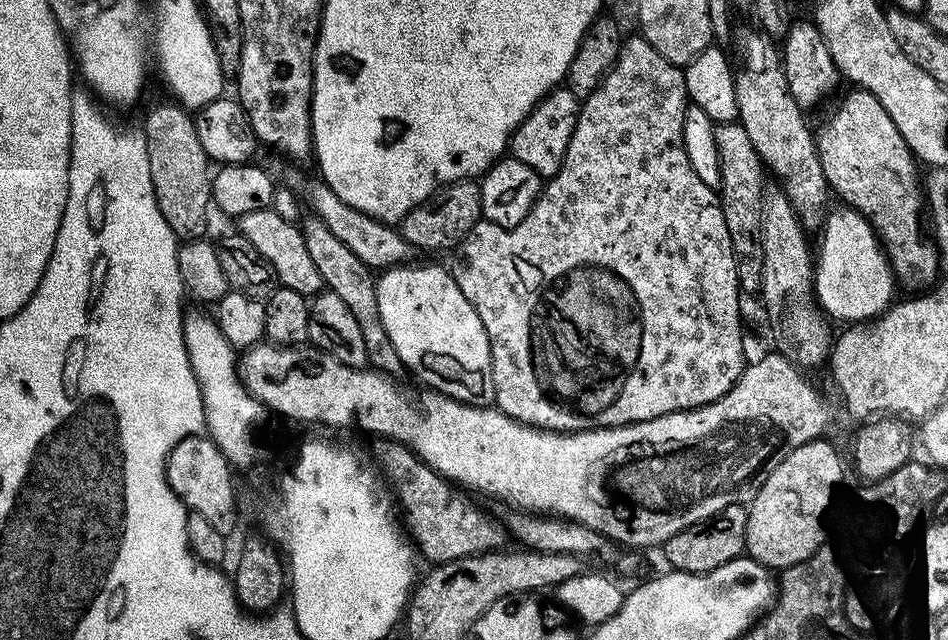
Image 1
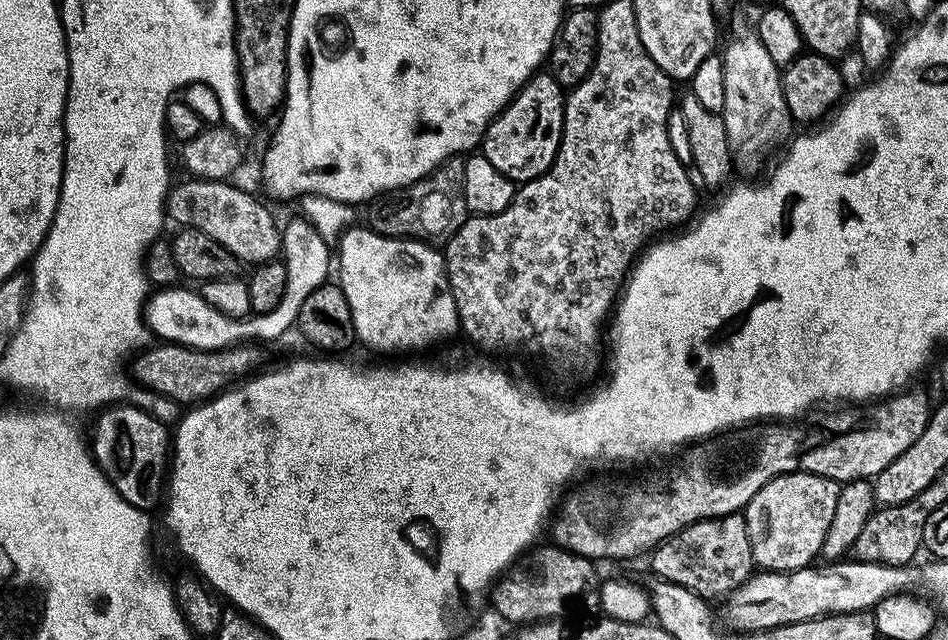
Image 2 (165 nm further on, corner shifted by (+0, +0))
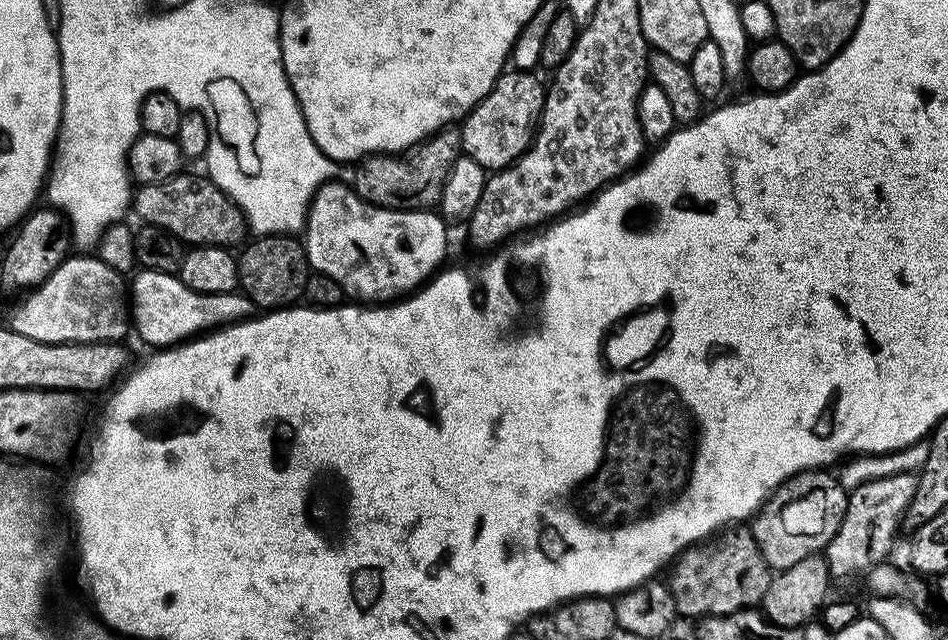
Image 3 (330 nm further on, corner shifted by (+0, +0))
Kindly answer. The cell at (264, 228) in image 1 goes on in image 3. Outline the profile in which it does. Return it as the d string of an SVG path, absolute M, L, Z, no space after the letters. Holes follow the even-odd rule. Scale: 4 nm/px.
M181 174L170 177L166 182L141 184L134 192L134 212L135 208L145 225L160 228L188 246L232 246L235 240L245 239L246 223L240 208L213 180L203 175Z

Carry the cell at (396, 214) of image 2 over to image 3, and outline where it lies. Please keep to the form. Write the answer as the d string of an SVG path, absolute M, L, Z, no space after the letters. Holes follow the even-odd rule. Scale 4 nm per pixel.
M459 127L441 128L439 132L403 154L365 156L355 165L356 177L350 180L350 184L356 195L363 198L367 204L379 208L432 210L439 205L448 172L460 155Z

